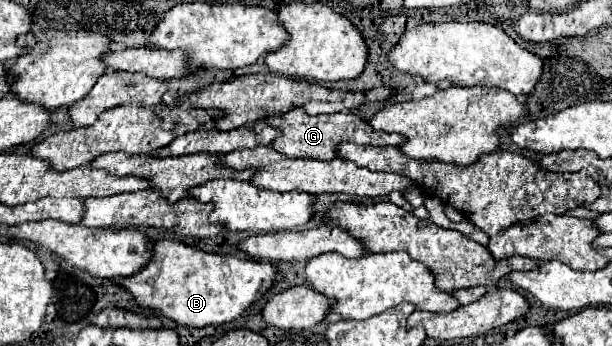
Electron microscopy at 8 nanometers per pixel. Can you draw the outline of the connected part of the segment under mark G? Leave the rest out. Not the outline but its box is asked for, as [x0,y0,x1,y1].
[274,108,406,160]

